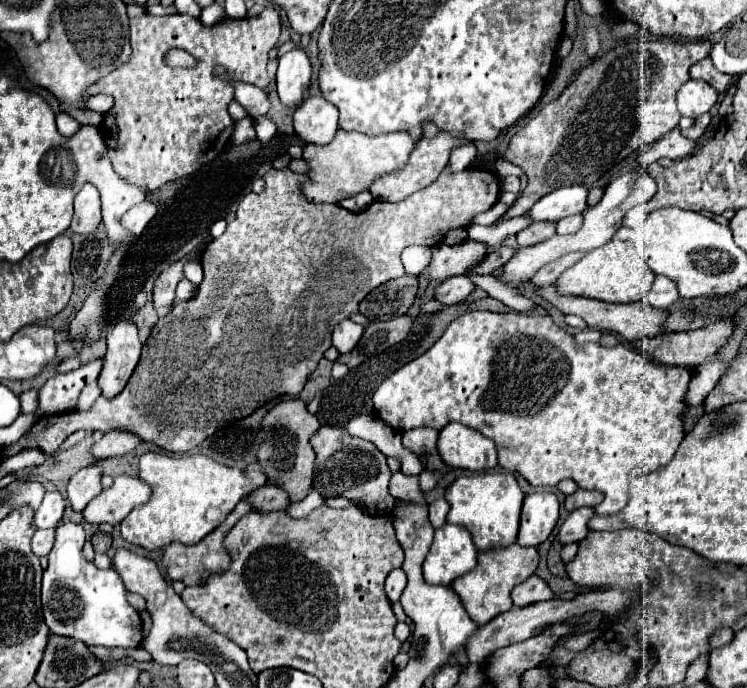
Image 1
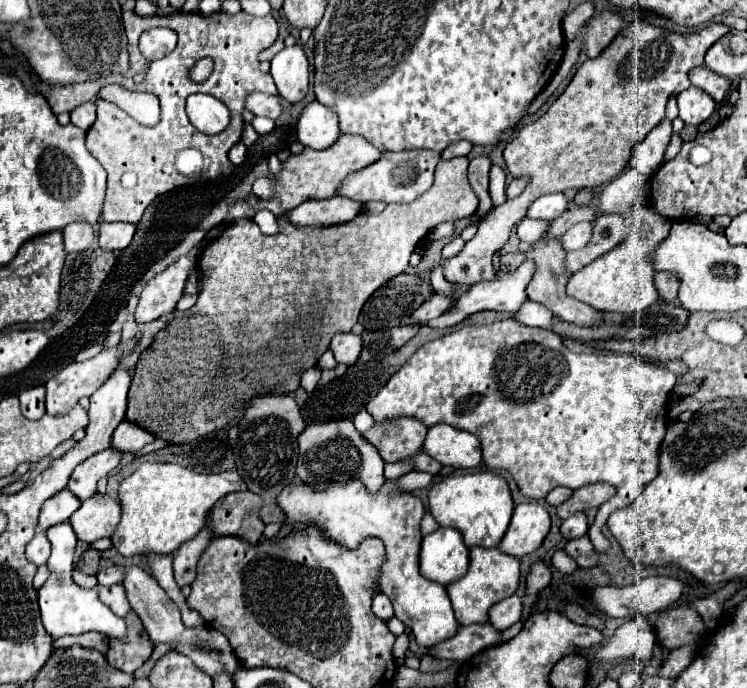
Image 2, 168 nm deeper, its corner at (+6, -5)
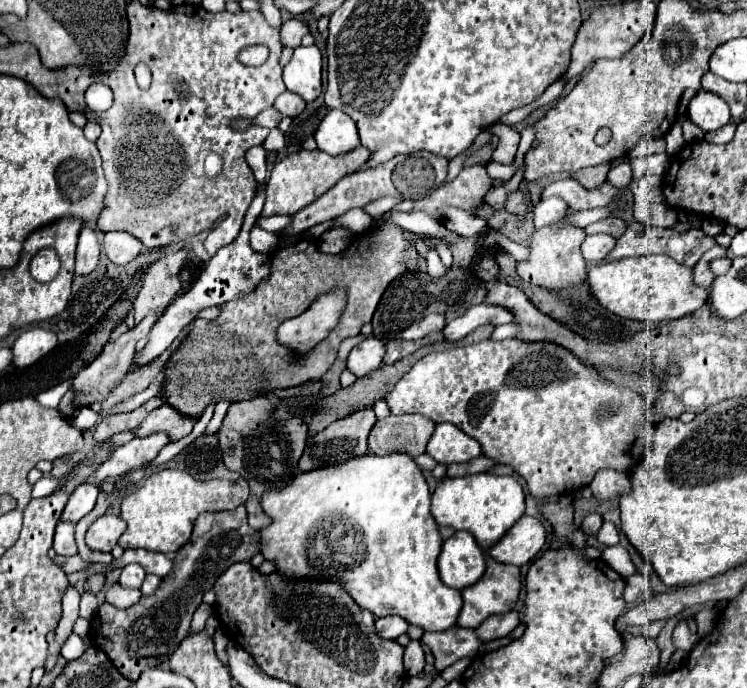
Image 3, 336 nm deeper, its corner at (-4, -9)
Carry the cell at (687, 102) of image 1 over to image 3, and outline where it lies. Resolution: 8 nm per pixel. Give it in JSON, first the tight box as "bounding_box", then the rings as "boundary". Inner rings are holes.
{"bounding_box":[688,90,730,132],"boundary":[[[700,90],[688,104],[688,118],[704,132],[712,132],[730,122],[730,108],[718,94]]]}

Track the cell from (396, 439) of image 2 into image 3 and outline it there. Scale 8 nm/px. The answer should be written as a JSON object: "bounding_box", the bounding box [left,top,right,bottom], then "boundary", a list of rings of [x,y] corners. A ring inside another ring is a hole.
{"bounding_box":[368,414,436,456],"boundary":[[[420,414],[388,416],[378,420],[370,432],[368,448],[374,454],[386,456],[392,452],[404,452],[408,456],[420,456],[426,450],[426,442],[432,436],[436,424]]]}

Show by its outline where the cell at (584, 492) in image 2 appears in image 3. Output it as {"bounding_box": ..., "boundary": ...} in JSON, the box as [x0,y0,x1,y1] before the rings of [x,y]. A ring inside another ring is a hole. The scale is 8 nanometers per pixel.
{"bounding_box":[590,468,632,500],"boundary":[[[602,468],[590,482],[590,488],[594,498],[598,500],[610,500],[612,496],[622,496],[632,488],[630,474],[612,468]]]}

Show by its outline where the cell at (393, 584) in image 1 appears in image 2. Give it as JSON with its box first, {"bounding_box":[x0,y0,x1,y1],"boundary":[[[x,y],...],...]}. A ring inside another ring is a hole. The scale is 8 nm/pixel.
{"bounding_box":[372,594,394,620],"boundary":[[[376,594],[374,602],[372,602],[372,612],[380,618],[380,620],[388,620],[394,616],[394,608],[392,608],[392,602],[386,594]]]}

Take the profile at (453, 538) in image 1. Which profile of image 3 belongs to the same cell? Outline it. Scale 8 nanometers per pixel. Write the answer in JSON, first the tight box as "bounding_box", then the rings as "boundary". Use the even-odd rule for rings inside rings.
{"bounding_box":[438,530,484,590],"boundary":[[[460,530],[452,538],[444,540],[438,556],[438,570],[446,586],[464,590],[478,582],[478,578],[484,574],[484,568],[484,550],[476,544],[472,534]]]}

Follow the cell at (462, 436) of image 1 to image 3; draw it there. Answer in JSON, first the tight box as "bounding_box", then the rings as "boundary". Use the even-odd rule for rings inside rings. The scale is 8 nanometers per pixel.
{"bounding_box":[426,424,482,464],"boundary":[[[438,424],[432,438],[428,440],[426,454],[442,464],[460,464],[478,458],[482,450],[474,438],[464,434],[454,424]]]}

